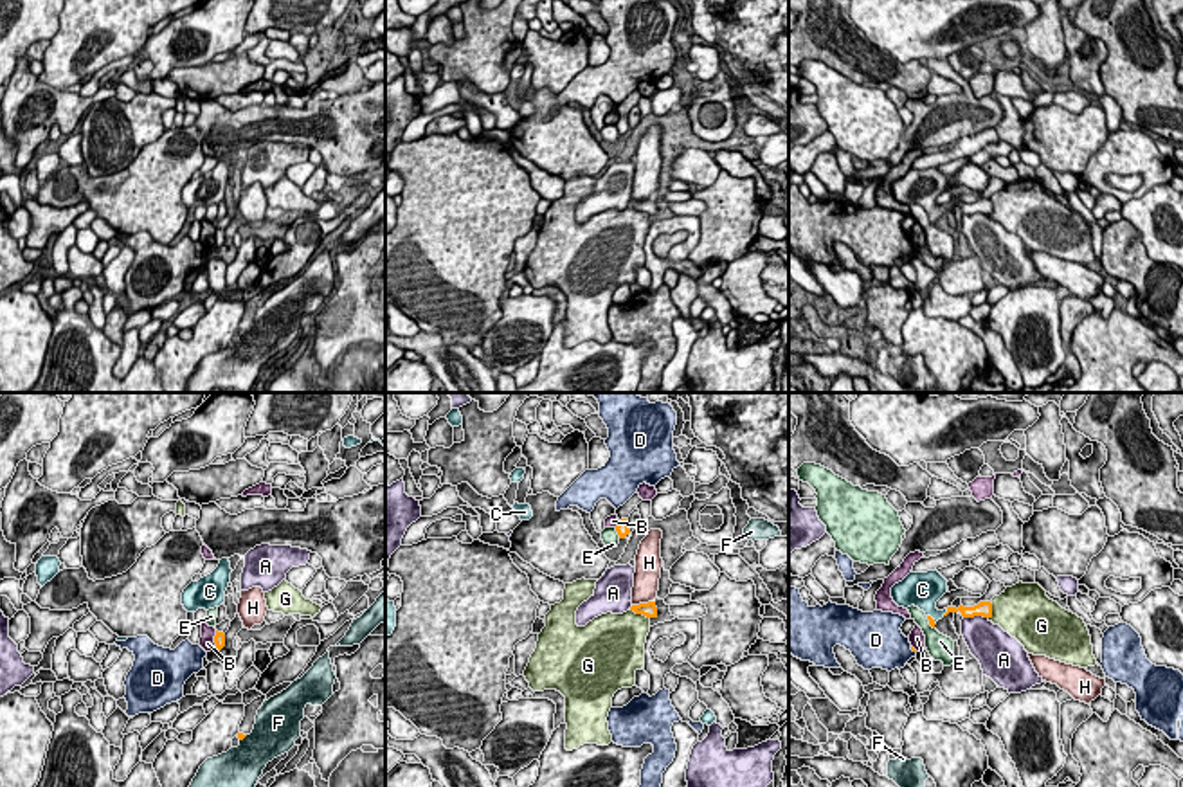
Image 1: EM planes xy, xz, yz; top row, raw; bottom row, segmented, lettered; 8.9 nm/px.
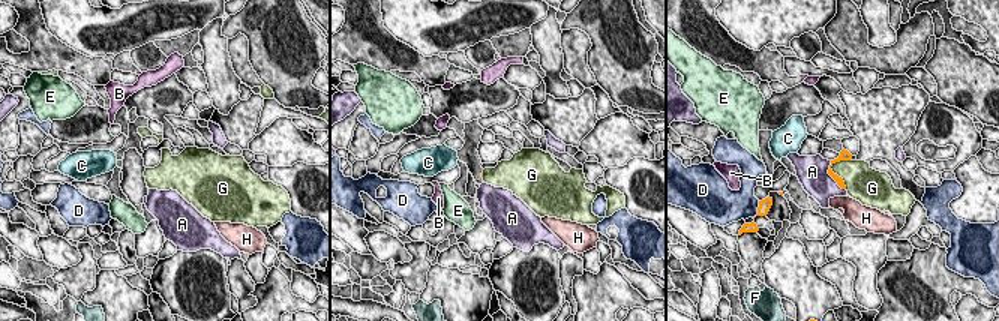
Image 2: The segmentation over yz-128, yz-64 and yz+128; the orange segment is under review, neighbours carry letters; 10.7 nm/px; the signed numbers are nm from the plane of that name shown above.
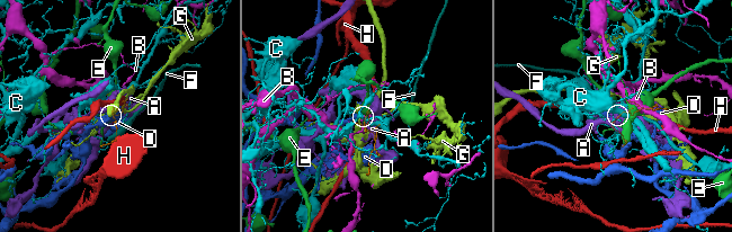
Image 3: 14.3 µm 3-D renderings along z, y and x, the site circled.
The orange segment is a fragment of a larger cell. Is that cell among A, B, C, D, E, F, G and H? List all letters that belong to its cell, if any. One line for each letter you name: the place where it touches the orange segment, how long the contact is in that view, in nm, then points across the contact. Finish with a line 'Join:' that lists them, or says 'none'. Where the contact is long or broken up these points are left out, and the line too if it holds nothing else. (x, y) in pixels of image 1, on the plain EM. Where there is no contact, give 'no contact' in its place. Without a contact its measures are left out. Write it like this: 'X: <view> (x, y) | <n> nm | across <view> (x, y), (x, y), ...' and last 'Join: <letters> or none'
C: yz (946, 209) | 80 nm | across yz (966, 208), (946, 209), (937, 209), (924, 191)
Join: C

